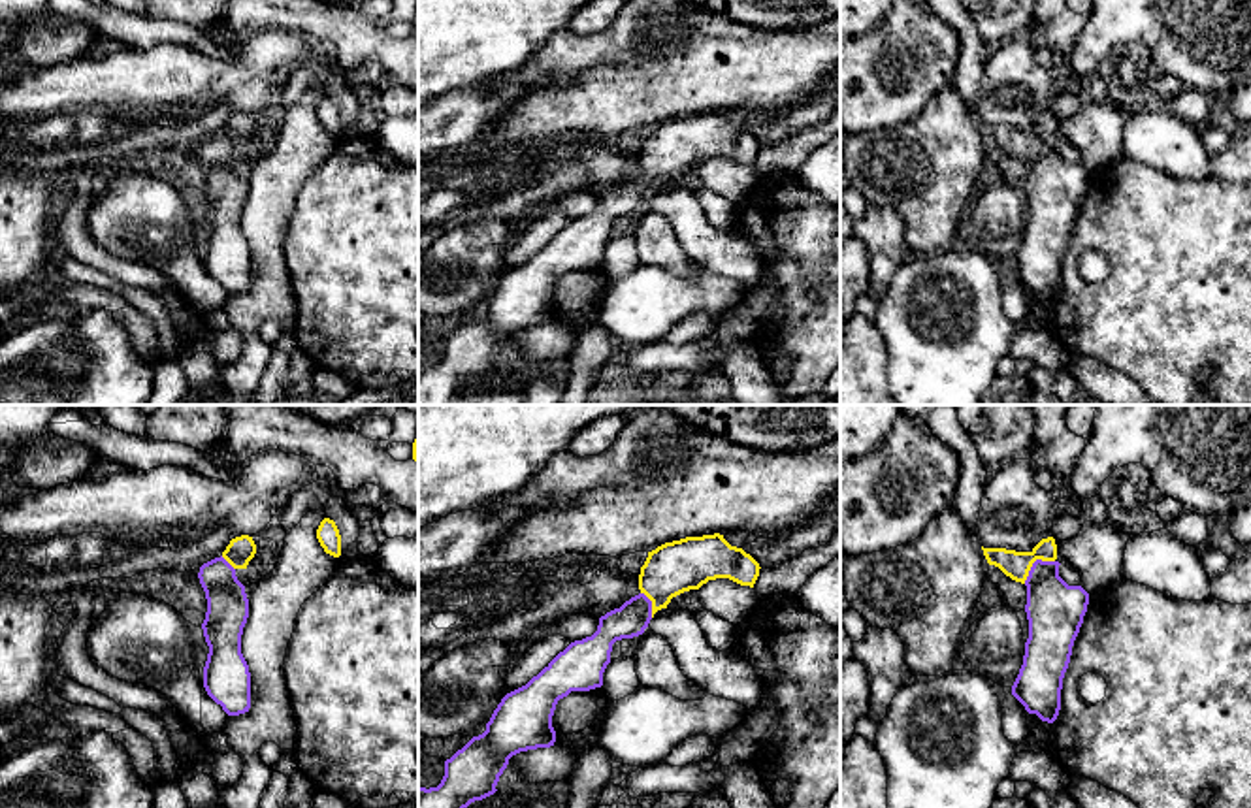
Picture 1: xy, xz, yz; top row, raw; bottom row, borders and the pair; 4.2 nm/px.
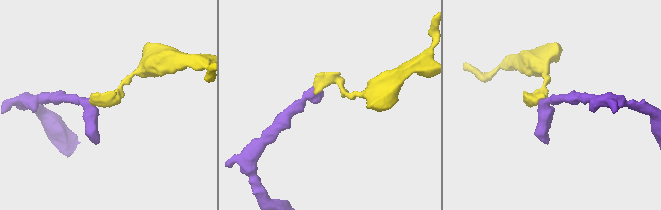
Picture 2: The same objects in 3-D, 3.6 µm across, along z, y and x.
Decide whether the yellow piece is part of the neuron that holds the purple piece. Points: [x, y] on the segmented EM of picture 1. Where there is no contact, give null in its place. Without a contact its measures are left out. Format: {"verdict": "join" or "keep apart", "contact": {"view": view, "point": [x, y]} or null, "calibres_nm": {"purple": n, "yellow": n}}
{"verdict": "join", "contact": {"view": "yz", "point": [1033, 564]}, "calibres_nm": {"purple": 240, "yellow": 120}}

